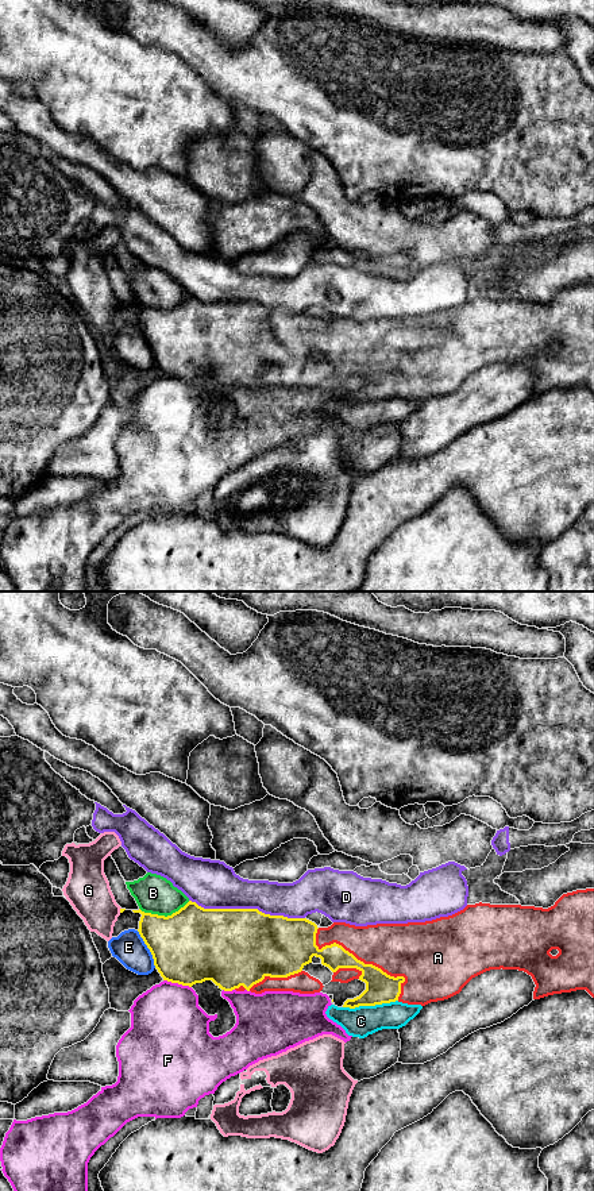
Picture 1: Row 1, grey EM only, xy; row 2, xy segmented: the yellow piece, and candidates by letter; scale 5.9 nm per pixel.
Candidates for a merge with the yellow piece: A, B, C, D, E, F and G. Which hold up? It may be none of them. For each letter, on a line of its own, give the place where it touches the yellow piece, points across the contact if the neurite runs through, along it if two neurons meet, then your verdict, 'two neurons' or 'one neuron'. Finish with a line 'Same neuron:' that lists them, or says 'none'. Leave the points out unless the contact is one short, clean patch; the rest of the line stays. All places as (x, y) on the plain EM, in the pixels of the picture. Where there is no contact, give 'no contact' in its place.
A: contact xy (362, 357); one neuron
B: contact xy (164, 311); two neurons
C: contact xy (370, 400); two neurons
D: contact xy (247, 304); two neurons
E: contact xy (149, 343); two neurons
F: contact xy (177, 377); two neurons
G: contact xy (120, 305); two neurons
Same neuron: A

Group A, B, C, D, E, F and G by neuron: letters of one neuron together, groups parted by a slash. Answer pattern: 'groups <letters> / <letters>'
groups A / B / C / D / E / F / G

